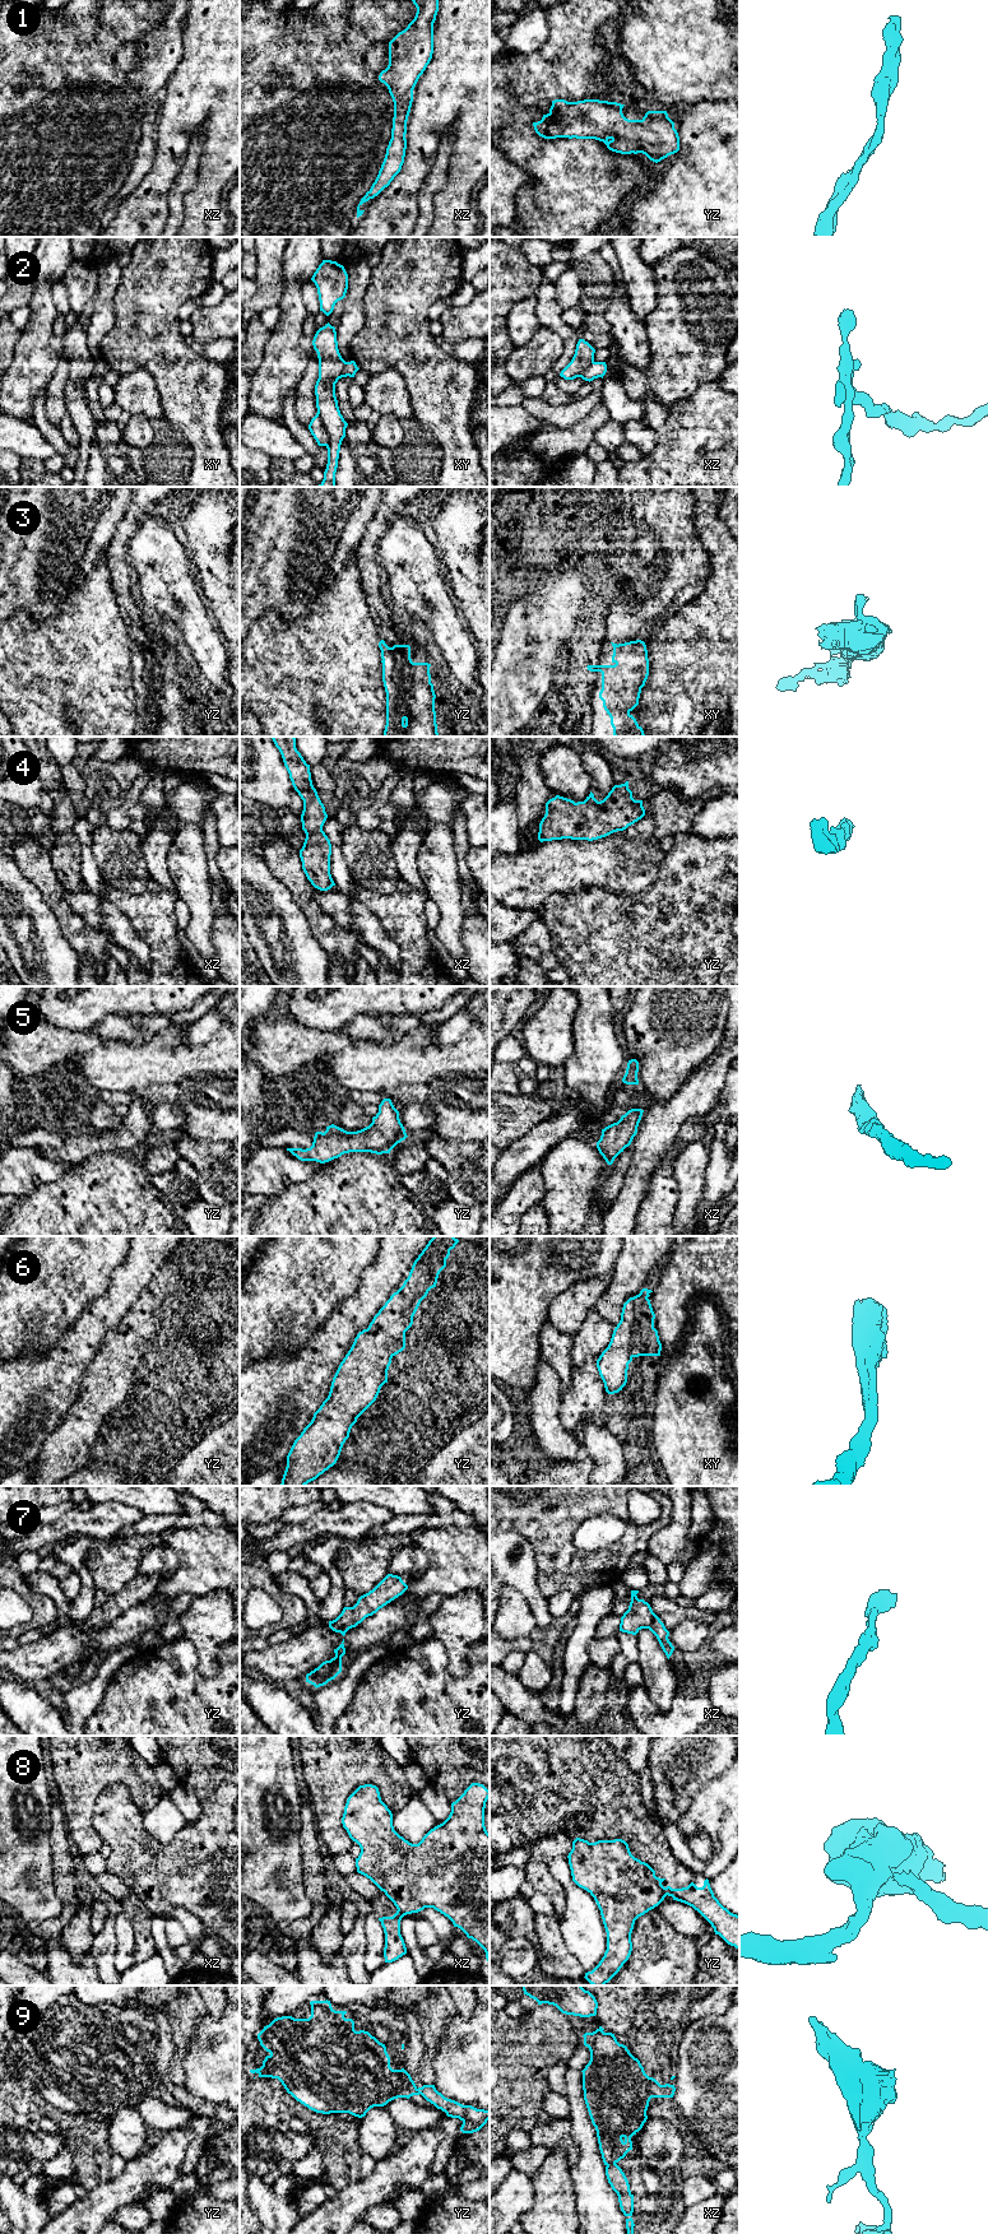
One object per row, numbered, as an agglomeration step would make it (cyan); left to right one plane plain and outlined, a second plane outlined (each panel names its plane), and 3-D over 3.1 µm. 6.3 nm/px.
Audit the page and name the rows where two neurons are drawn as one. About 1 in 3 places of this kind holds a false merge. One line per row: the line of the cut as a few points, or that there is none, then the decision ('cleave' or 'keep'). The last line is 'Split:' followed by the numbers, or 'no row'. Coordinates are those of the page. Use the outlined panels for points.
1: cut none; keep
2: cut xy (318, 412), (328, 433), (329, 442), (326, 445); cleave
3: cut xy (644, 644), (636, 649), (622, 650), (617, 655), (616, 664); cleave
4: cut none; keep
5: cut none; keep
6: cut none; keep
7: cut none; keep
8: cut yz (663, 1888), (666, 1895); cleave
9: cut none; keep
Split: 2, 3, 8

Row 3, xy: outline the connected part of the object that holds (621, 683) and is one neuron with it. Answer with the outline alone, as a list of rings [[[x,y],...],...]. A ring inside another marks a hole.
[[[646,645],[640,649],[622,651],[614,665],[588,665],[590,672],[602,673],[599,698],[611,717],[614,737],[645,737],[643,728],[630,714],[637,705],[641,688],[649,675],[649,667],[636,665],[637,660],[646,660]]]

